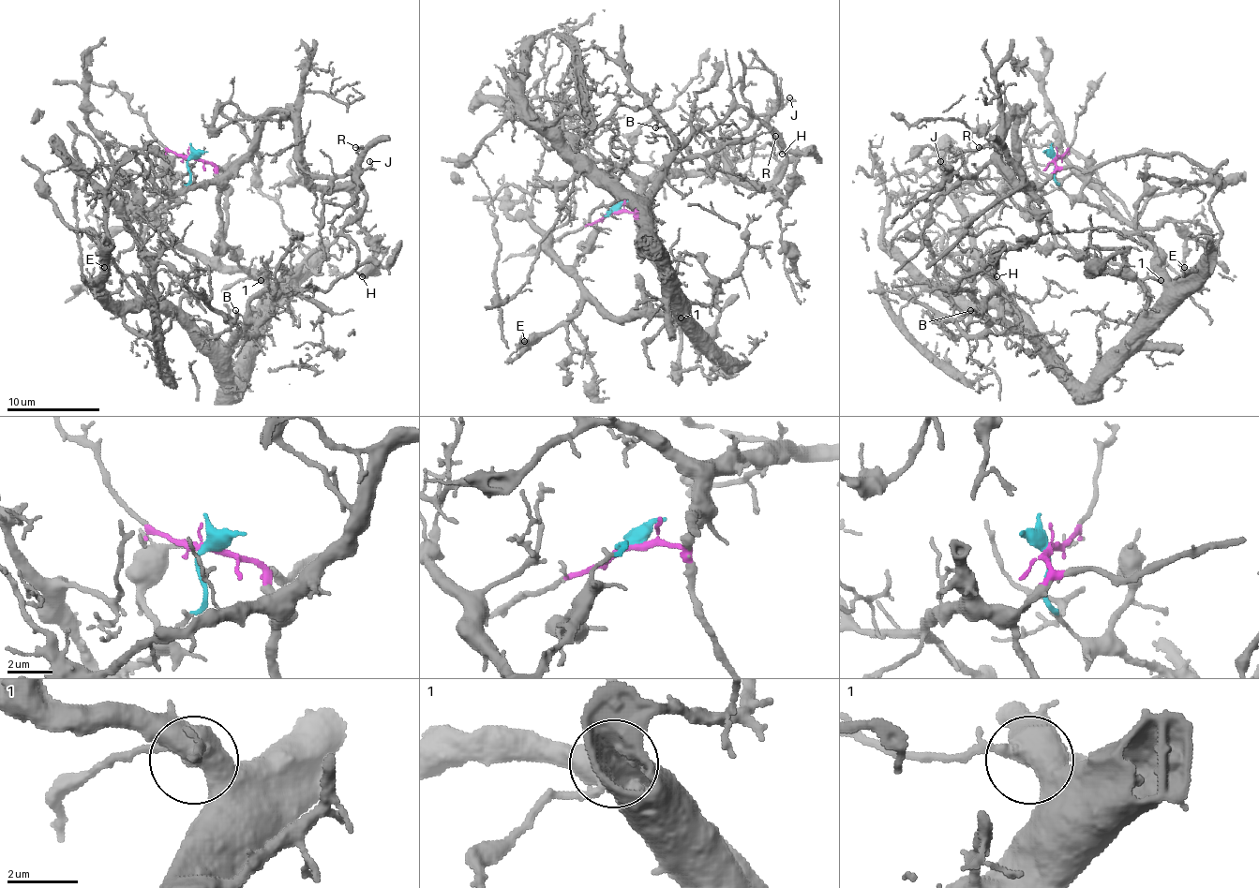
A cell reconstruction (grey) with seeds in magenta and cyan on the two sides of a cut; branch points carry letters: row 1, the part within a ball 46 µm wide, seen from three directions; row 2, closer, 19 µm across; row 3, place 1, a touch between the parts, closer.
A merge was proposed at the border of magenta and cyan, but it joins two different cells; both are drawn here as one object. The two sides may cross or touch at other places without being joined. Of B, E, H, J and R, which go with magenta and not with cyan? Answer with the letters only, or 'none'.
J, R

